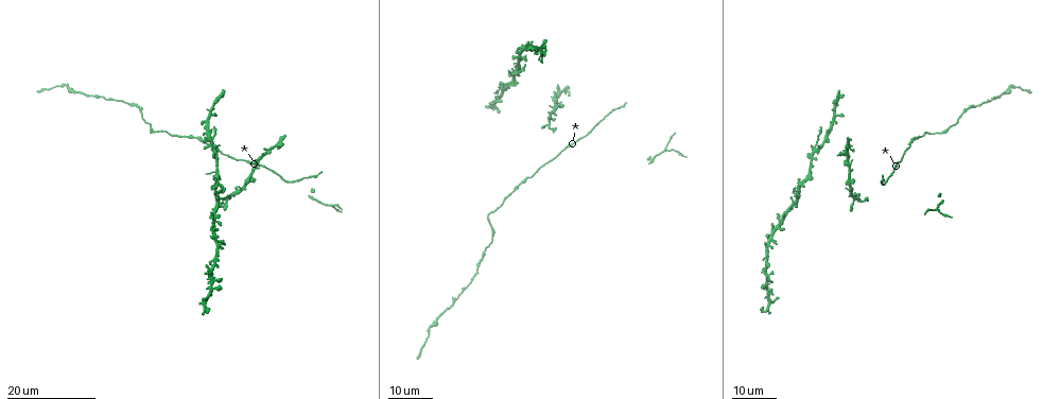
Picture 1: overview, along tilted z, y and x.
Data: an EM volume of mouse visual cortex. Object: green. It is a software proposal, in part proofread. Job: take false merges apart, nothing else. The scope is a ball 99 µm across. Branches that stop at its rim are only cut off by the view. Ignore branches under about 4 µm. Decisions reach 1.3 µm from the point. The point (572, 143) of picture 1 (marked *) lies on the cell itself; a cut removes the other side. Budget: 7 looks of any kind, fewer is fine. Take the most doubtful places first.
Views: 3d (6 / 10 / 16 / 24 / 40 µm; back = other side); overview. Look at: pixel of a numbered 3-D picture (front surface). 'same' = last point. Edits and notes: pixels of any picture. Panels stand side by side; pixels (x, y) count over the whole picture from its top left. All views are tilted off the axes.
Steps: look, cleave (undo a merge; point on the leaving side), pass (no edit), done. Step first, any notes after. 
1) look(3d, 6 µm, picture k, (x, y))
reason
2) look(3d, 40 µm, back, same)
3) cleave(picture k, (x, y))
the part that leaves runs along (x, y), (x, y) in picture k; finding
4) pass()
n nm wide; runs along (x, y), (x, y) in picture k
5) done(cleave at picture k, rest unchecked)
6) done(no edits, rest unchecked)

look(3d, 24 µm, picture 1, (817, 149))
thin arm on a thick one

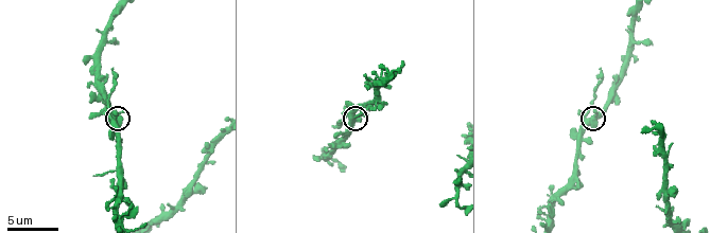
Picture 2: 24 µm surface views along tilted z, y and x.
look(3d, 6 µm, picture 2, (353, 121))
zoom in

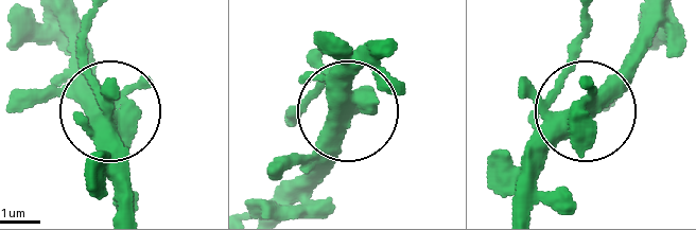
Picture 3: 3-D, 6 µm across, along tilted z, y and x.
cleave(picture 3, (82, 46))
side arm 6 µm; the part that leaves runs along (547, 95), (584, 17) in picture 3; a second cell is stuck on

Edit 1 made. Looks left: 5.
look(3d, 6 µm, picture 2, (118, 181))
four or more arms meet

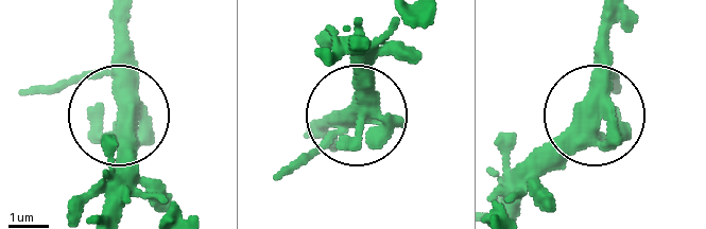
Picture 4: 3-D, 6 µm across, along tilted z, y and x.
look(3d, 6 µm, back, picture 4, (586, 116))

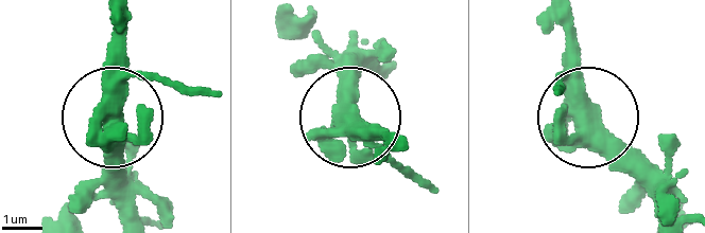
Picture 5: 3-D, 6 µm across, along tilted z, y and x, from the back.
pass()
430 nm wide; continuous, no second cell

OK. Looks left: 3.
look(3d, 10 µm, picture 2, (666, 161))
three-way junction

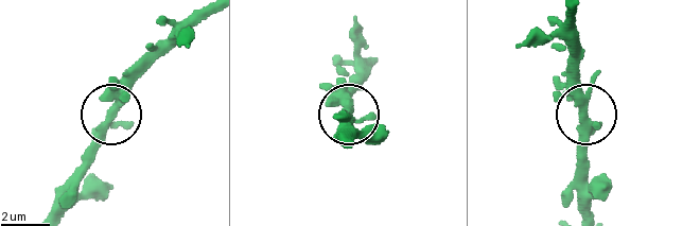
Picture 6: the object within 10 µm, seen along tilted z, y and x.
look(3d, 10 µm, back, picture 6, (111, 119))
other side

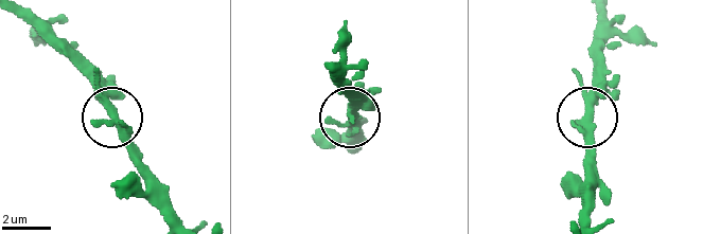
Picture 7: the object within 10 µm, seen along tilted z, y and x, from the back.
pass()
310 nm wide; one cell here

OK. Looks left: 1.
done(cleave at picture 3, rest unchecked)

